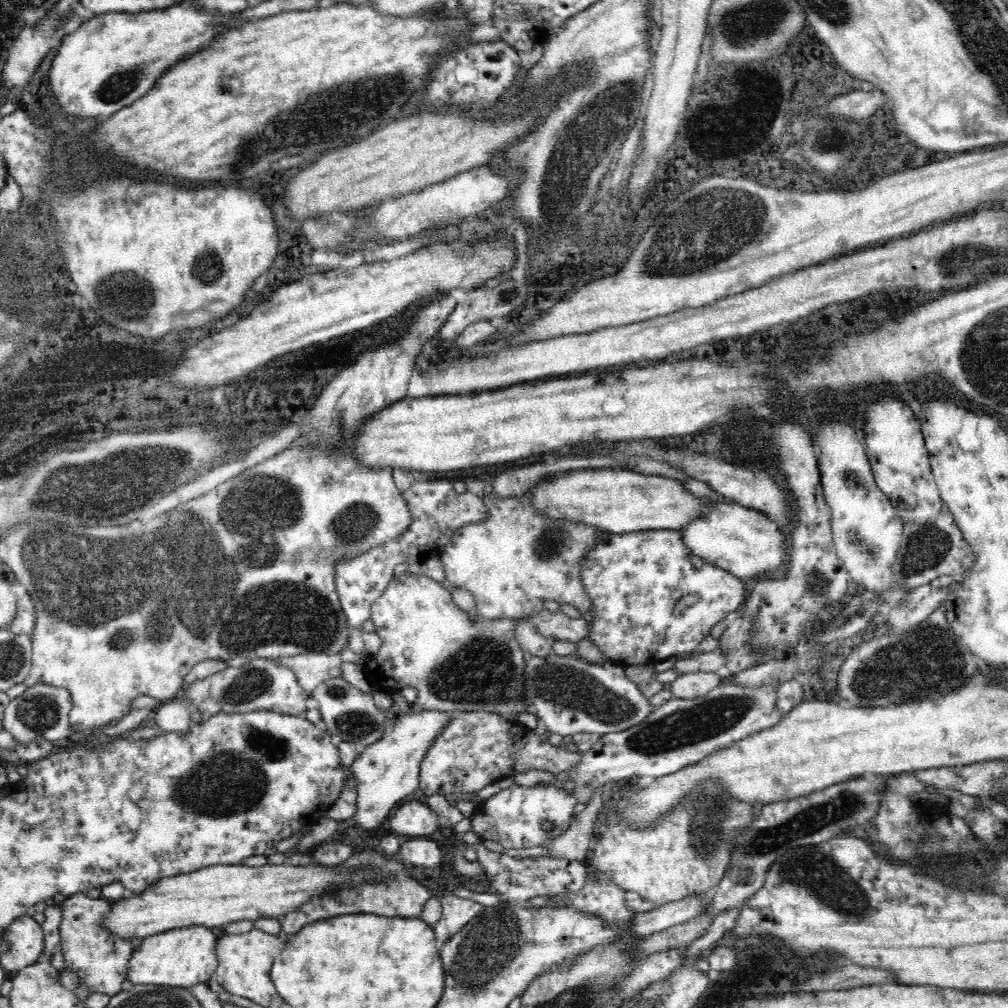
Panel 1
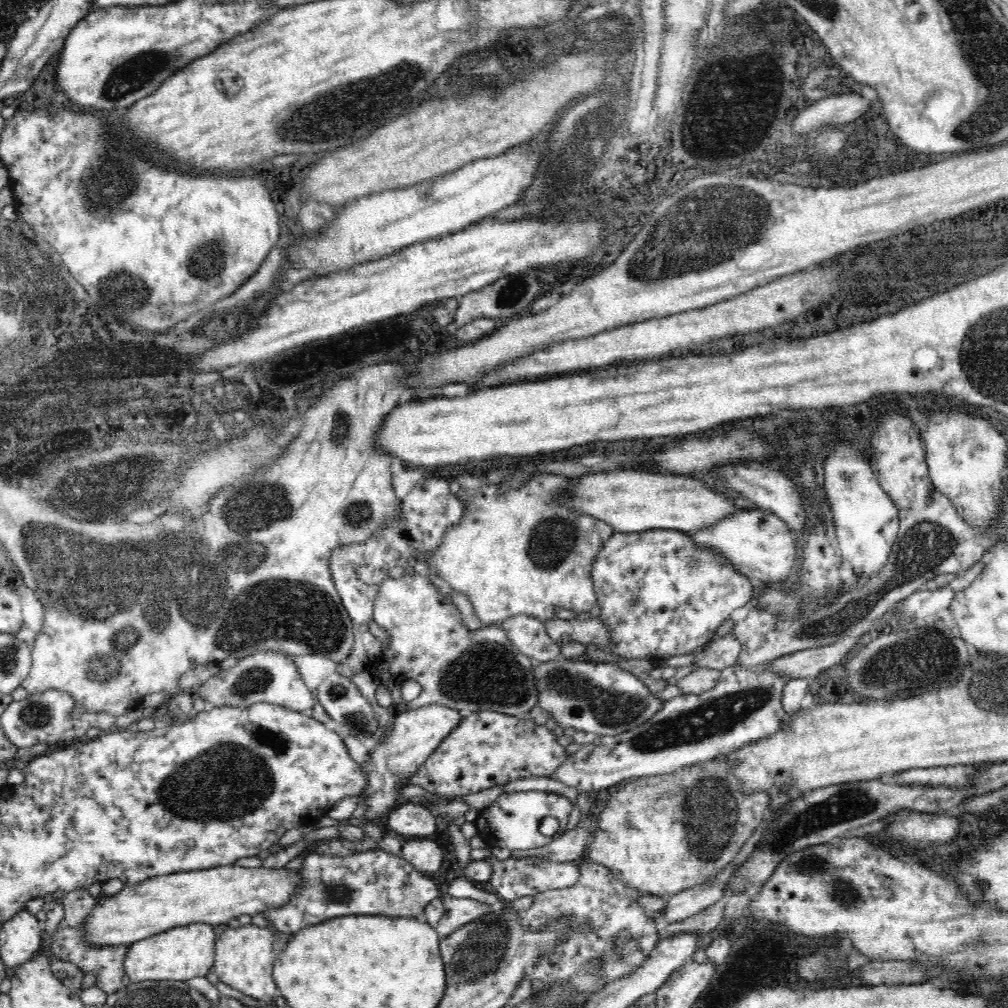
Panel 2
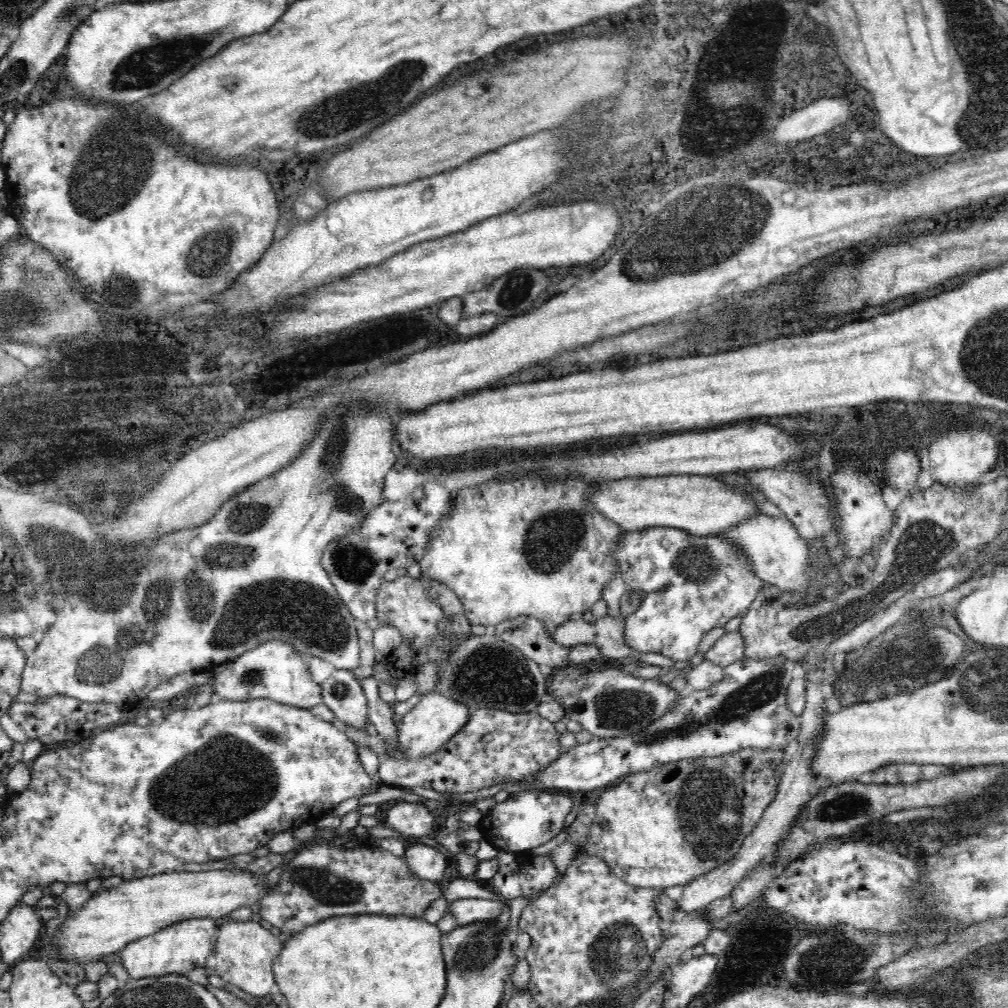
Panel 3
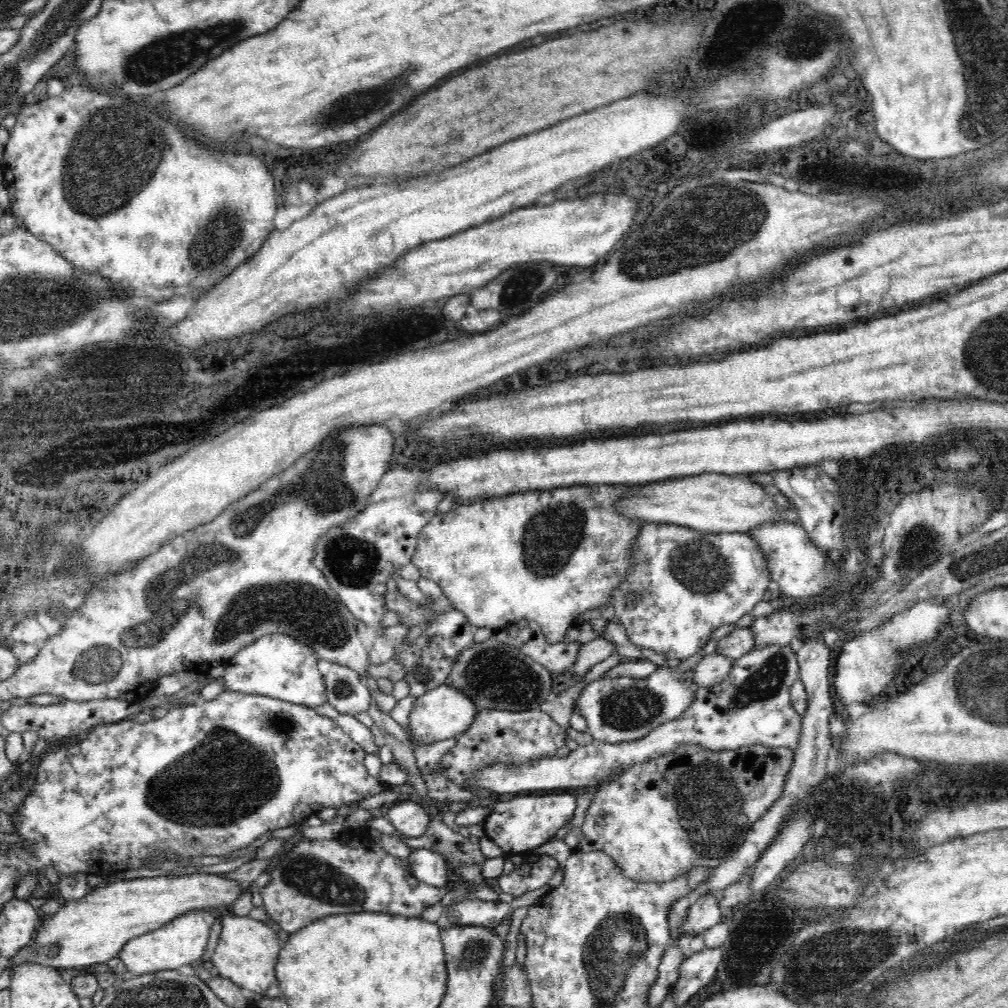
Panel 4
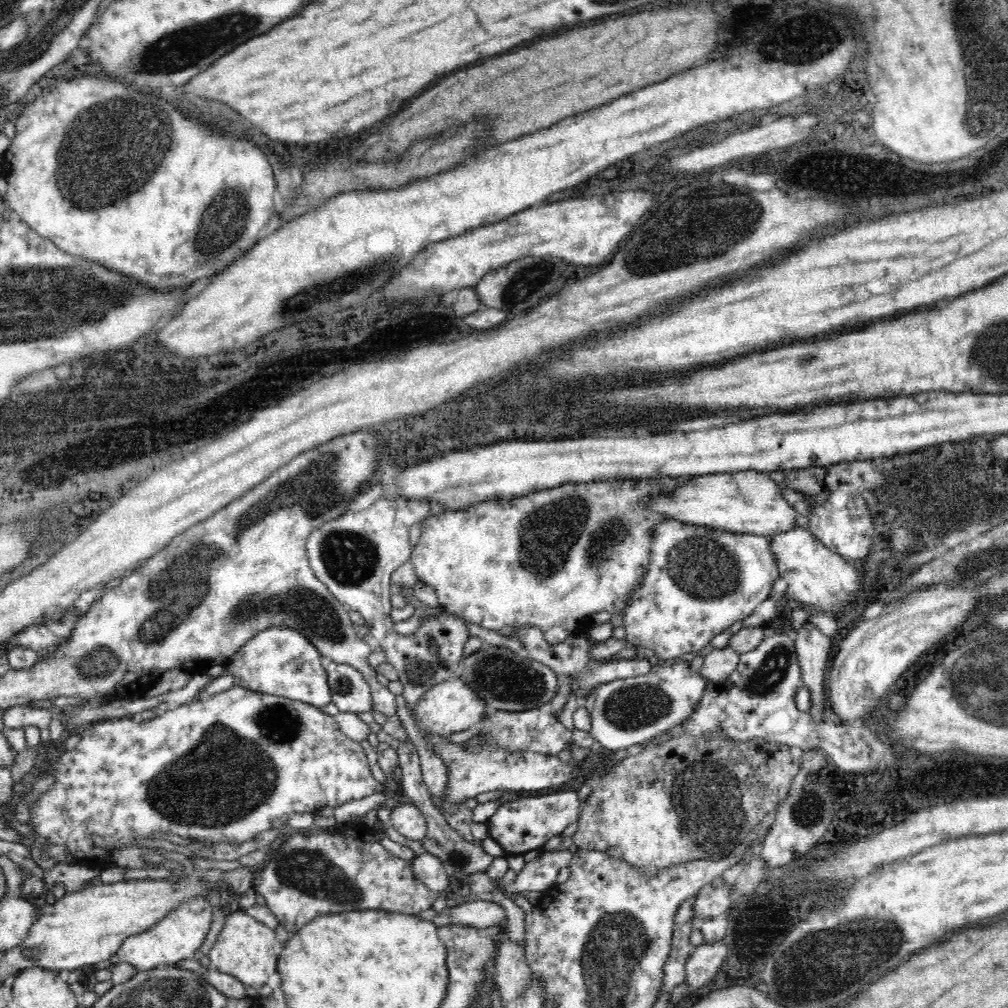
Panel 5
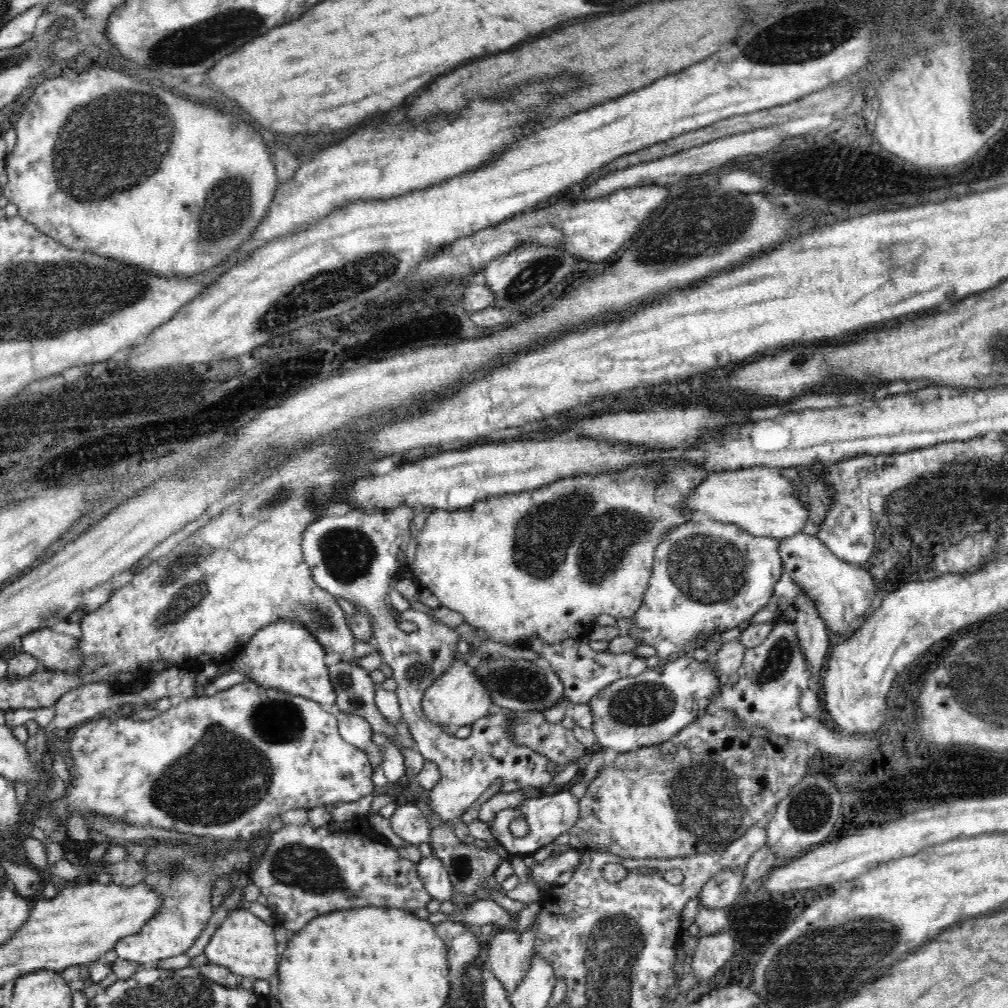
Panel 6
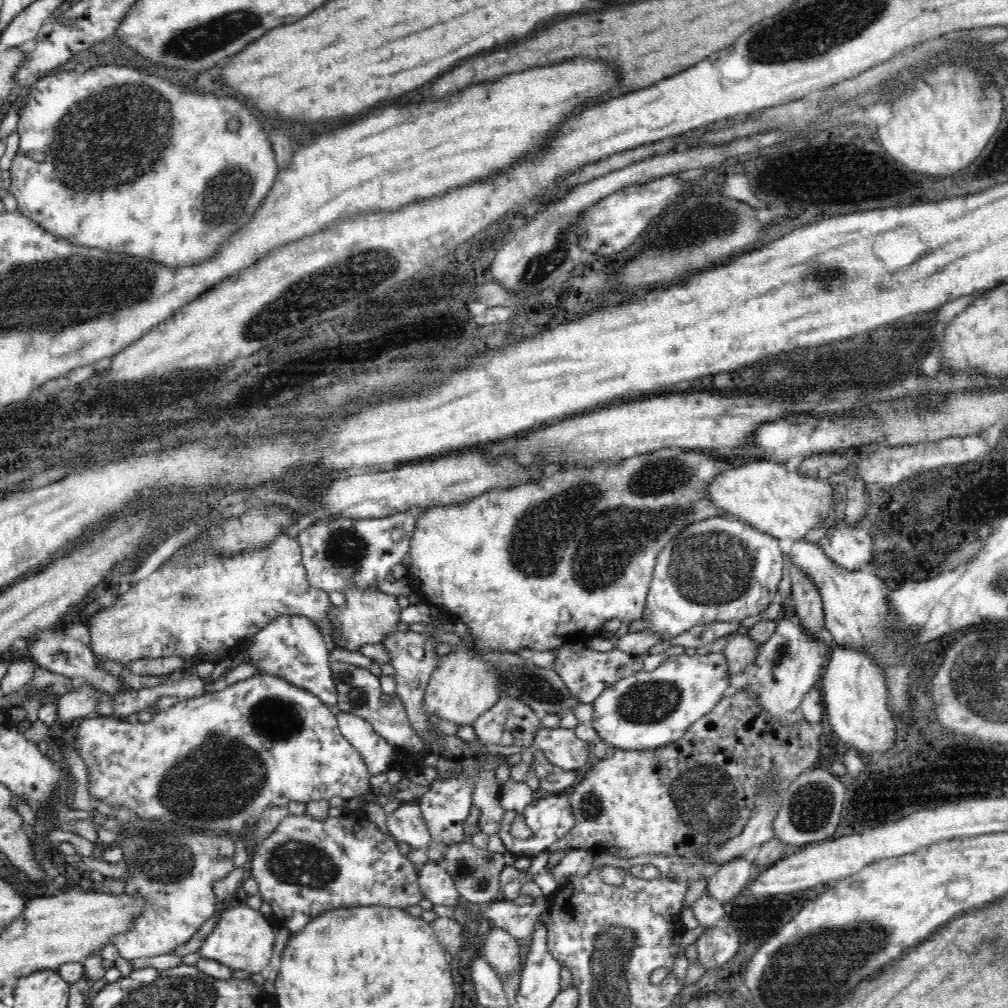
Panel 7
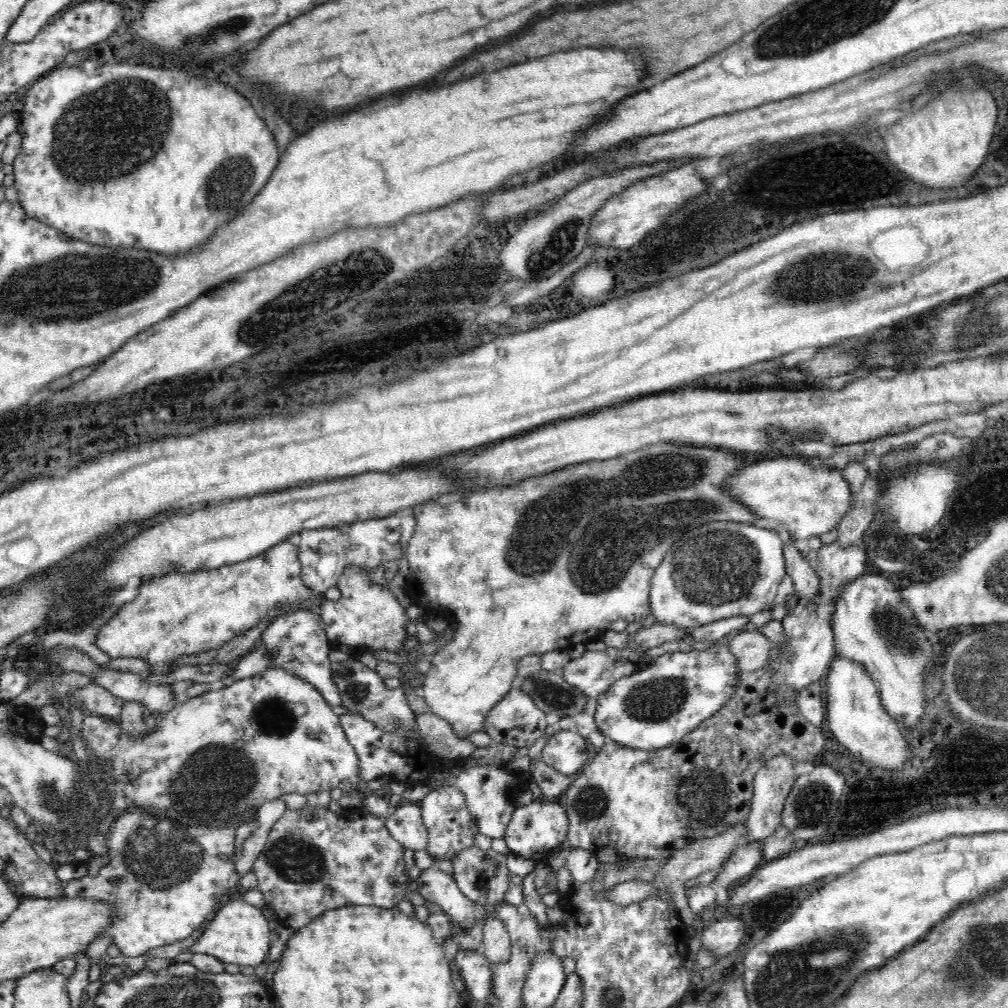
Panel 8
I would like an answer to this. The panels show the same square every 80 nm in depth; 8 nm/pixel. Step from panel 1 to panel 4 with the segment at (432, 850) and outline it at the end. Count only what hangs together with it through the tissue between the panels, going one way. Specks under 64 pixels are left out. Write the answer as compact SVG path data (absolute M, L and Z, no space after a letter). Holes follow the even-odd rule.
M412 849L406 859L412 875L420 883L436 887L446 887L448 883L447 860L432 850Z

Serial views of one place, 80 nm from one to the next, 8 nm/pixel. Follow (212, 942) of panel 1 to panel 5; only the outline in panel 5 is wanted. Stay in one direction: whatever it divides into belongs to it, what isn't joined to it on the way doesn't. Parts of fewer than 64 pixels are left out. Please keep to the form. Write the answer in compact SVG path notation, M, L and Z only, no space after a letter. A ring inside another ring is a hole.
M206 896L196 897L191 902L181 905L181 908L170 912L154 928L134 936L128 936L117 952L120 960L131 964L136 971L152 971L152 968L176 967L178 962L182 962L186 958L197 957L198 950L200 950L213 921L212 912L214 912L215 902L210 901Z

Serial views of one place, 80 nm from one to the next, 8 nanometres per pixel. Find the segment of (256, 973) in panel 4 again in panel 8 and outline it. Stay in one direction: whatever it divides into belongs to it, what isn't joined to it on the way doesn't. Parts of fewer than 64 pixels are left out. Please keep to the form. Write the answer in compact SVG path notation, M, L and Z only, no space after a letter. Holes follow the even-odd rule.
M244 900L226 902L211 918L202 936L190 946L188 952L208 954L226 964L239 964L256 968L264 963L272 935L268 927L268 920L262 910L247 904Z

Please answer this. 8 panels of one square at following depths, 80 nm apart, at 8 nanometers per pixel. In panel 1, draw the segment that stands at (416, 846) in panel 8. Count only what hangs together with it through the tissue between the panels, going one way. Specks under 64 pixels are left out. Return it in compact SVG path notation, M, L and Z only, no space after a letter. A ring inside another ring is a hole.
M424 799L412 800L397 808L389 826L395 835L426 838L438 830L438 815Z

